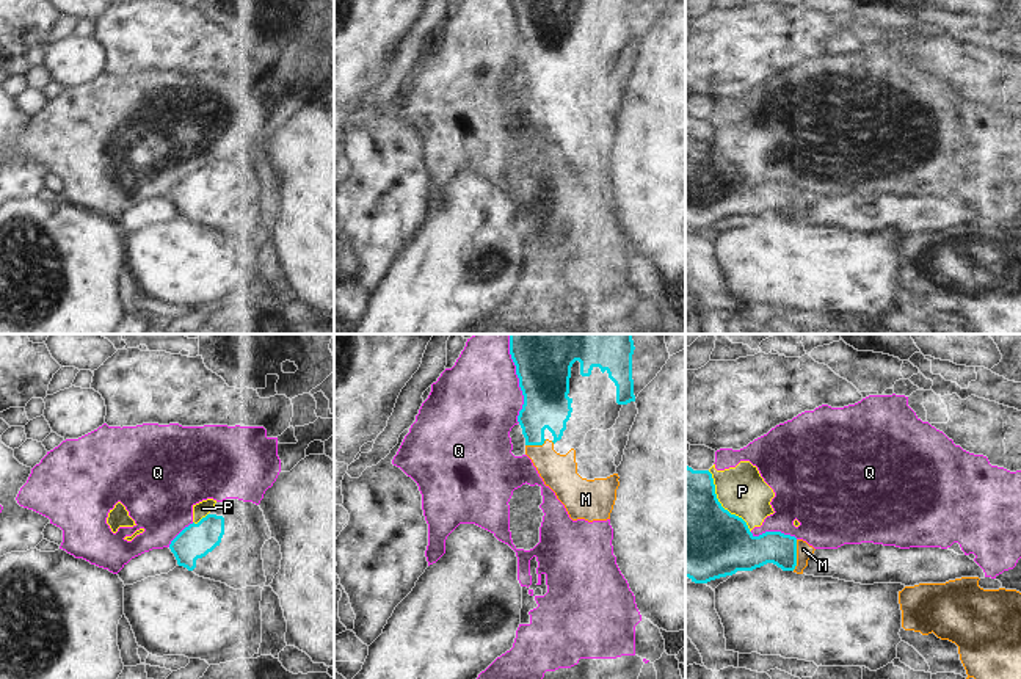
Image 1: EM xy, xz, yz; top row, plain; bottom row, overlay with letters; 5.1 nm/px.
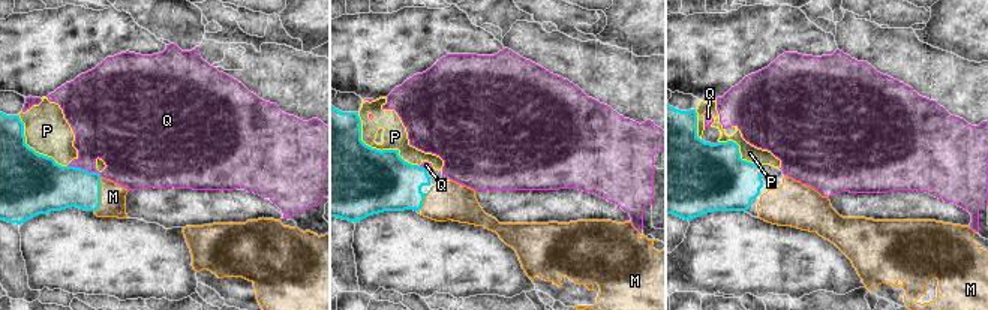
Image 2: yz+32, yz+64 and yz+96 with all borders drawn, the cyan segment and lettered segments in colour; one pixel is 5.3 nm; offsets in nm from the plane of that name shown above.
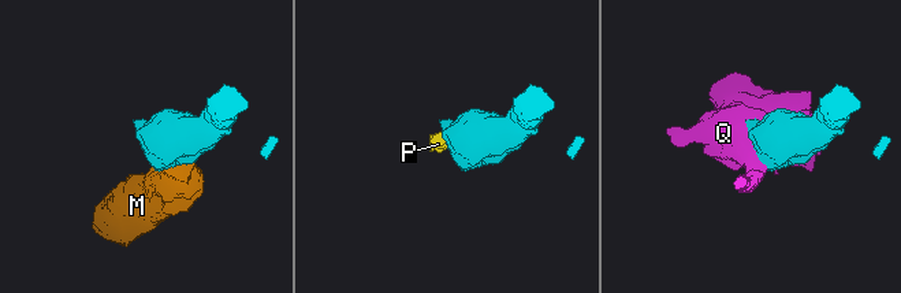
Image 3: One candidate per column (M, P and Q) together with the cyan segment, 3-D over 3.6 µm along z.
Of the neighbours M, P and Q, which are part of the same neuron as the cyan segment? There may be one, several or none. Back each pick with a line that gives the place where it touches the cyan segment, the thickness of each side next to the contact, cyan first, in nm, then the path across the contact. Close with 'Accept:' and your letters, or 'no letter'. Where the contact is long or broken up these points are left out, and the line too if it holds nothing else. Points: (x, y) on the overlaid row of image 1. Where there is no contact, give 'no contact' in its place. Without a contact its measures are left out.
M: yz (795, 555) | 190/80 nm | across yz (747, 552), (788, 552), (795, 555), (803, 549)
Accept: M

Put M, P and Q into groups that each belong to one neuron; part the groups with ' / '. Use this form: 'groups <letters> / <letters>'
groups M / P Q

